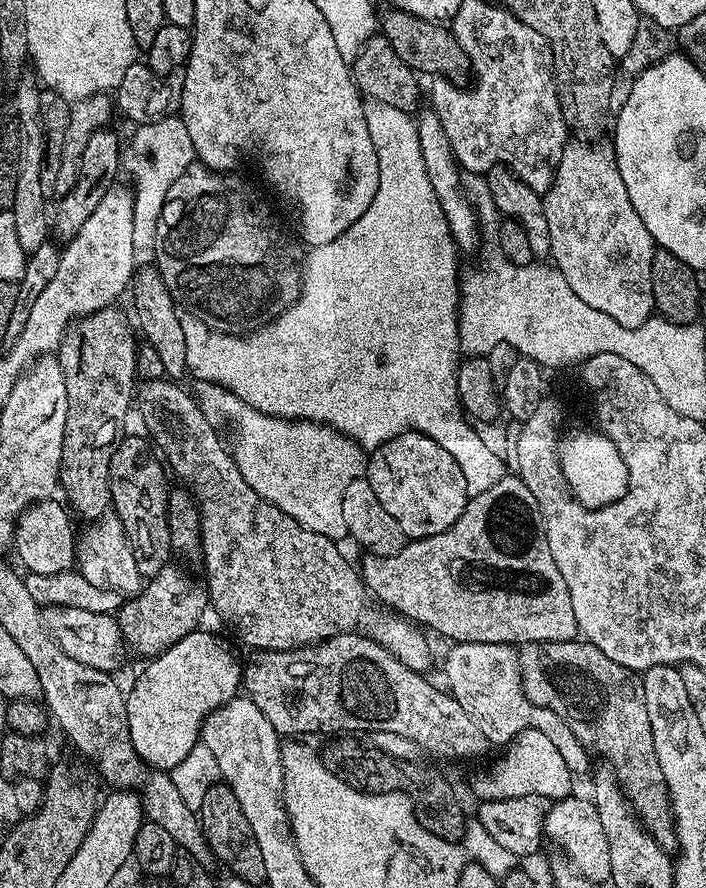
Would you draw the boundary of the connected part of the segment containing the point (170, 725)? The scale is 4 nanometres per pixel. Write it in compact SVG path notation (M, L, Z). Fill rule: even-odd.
M203 630L186 634L162 655L151 657L145 664L148 665L141 670L132 689L129 687L126 692L130 742L133 750L146 761L149 768L171 770L178 766L178 762L182 762L182 758L186 758L186 754L190 754L190 750L194 750L200 740L200 728L207 716L222 705L229 704L241 691L242 664L236 661L226 641Z

